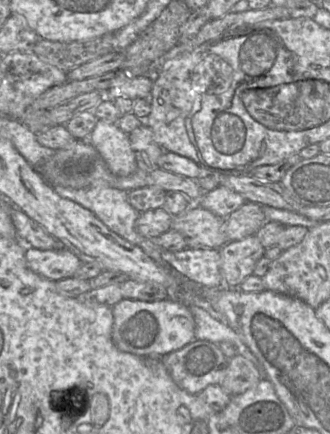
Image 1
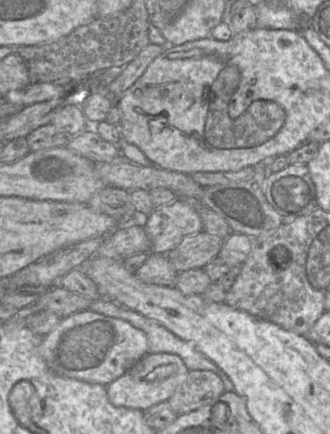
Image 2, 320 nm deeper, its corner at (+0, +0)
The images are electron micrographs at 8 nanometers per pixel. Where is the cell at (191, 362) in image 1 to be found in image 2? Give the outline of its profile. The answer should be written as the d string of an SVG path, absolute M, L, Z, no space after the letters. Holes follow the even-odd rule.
M146 354L122 376L106 386L108 400L116 407L145 411L153 405L167 401L188 371L183 360L176 354Z

